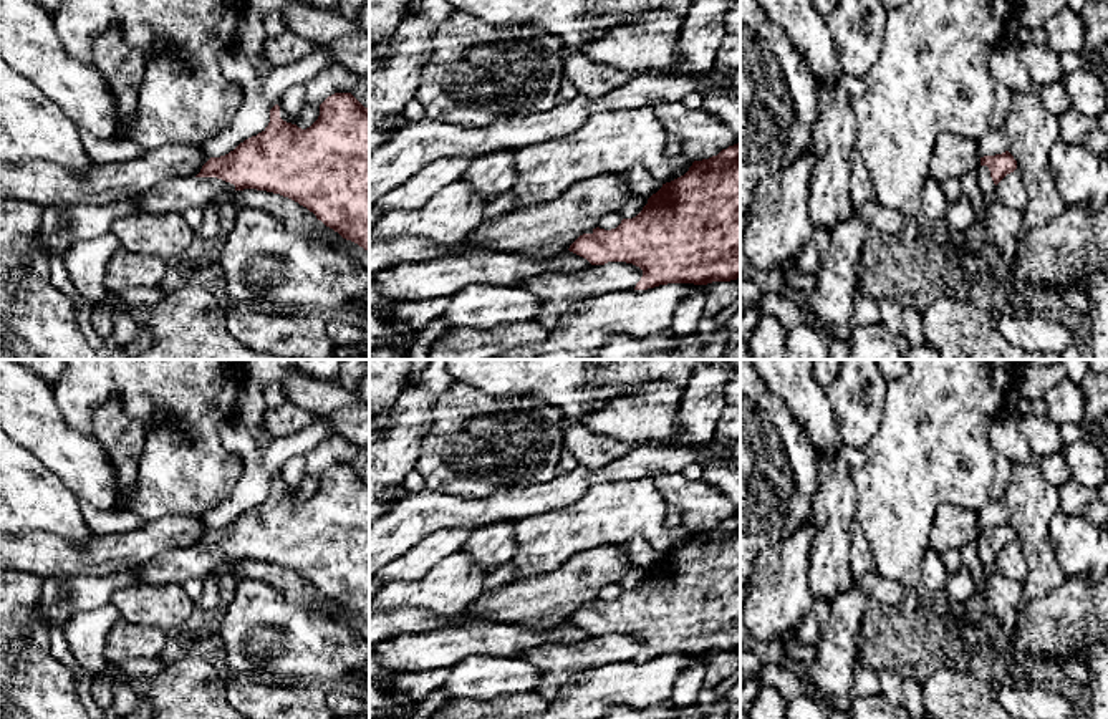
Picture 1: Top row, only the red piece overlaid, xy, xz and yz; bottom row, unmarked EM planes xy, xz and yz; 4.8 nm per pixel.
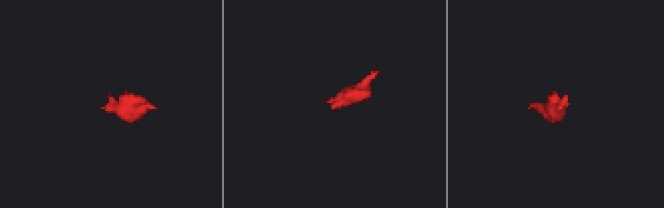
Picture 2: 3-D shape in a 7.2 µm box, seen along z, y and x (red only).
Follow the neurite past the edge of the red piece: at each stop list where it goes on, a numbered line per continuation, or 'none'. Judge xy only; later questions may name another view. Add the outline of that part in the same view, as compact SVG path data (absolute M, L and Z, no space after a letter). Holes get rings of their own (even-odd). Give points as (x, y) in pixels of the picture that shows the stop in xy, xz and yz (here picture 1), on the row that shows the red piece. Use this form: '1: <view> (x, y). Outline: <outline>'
1: xy (169, 197). Outline: M185 177L162 182L132 199L146 214L181 214L185 209L204 209L212 199L227 195L235 186L217 177Z

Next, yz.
1: yz (984, 179). Outline: M980 166L977 171L977 184L984 195L995 195L995 184L990 177L990 171L987 166Z

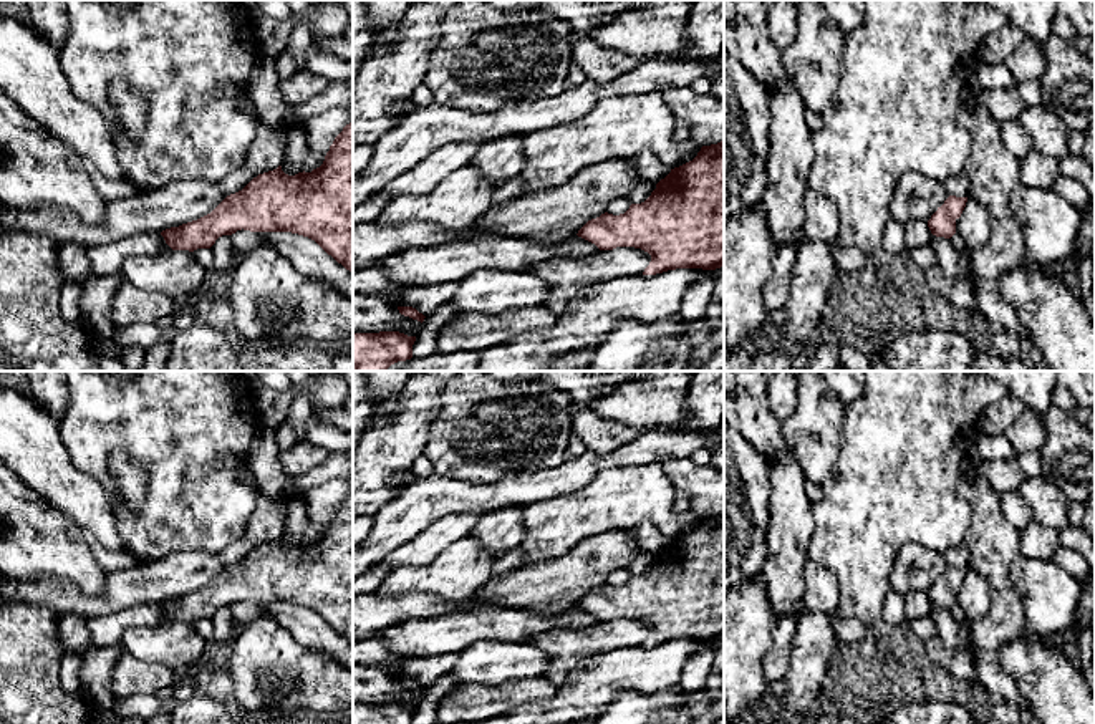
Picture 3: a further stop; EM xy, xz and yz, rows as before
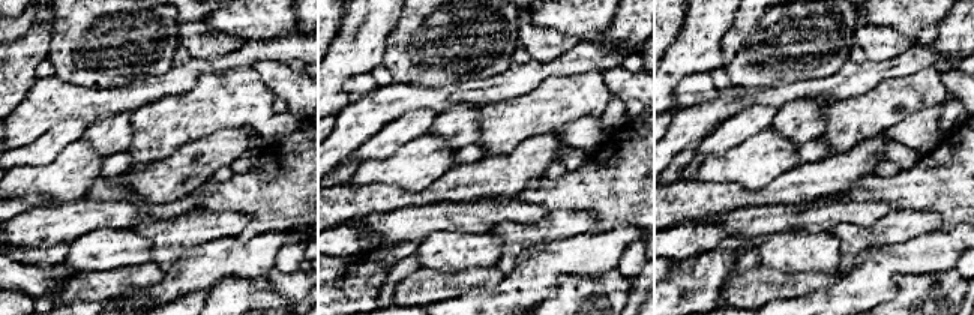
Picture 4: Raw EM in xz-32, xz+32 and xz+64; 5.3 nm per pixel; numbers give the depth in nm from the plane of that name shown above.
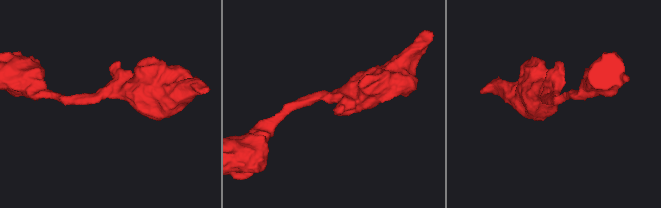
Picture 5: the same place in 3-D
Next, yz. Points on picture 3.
none

